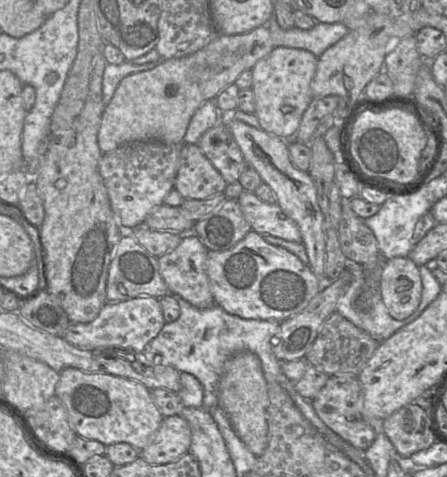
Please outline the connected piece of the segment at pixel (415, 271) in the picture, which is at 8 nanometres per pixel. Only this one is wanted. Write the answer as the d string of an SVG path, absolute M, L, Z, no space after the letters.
M409 257L382 260L380 293L391 317L406 319L416 311L421 301L419 267Z

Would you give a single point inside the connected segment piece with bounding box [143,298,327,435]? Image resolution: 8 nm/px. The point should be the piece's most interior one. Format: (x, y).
(200, 341)

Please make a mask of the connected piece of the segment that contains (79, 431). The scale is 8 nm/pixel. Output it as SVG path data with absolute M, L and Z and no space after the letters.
M66 368L60 372L55 395L65 405L76 434L85 439L97 440L105 446L124 442L141 451L150 443L164 418L150 389L139 381L107 373Z

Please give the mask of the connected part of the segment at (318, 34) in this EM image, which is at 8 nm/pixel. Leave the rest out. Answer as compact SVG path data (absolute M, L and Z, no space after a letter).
M274 10L273 16L265 26L269 30L274 48L287 47L302 49L311 52L317 58L349 32L349 29L341 22L317 22L309 30L301 30L297 27L283 30L275 20Z

